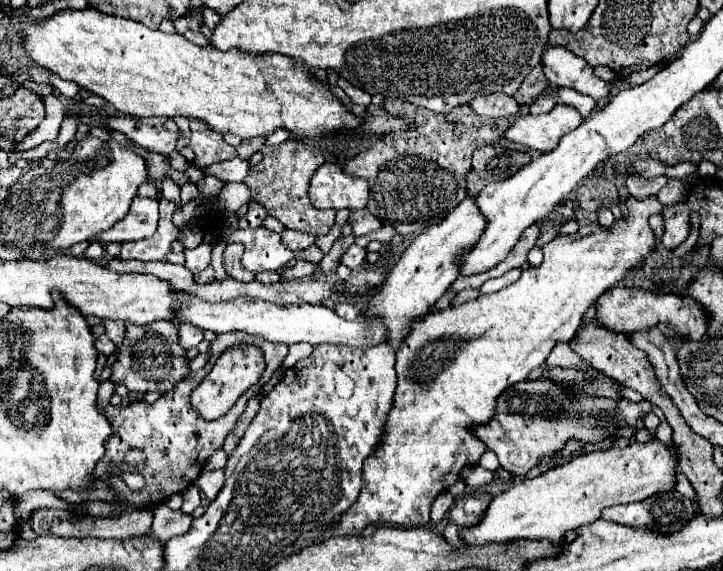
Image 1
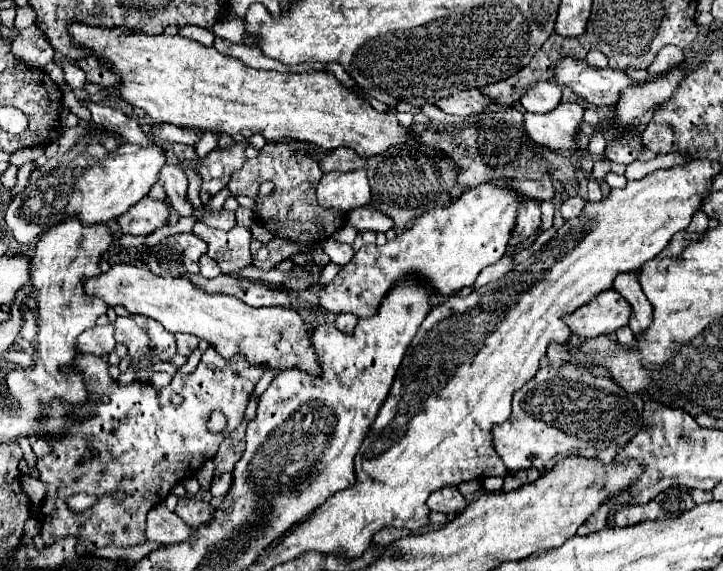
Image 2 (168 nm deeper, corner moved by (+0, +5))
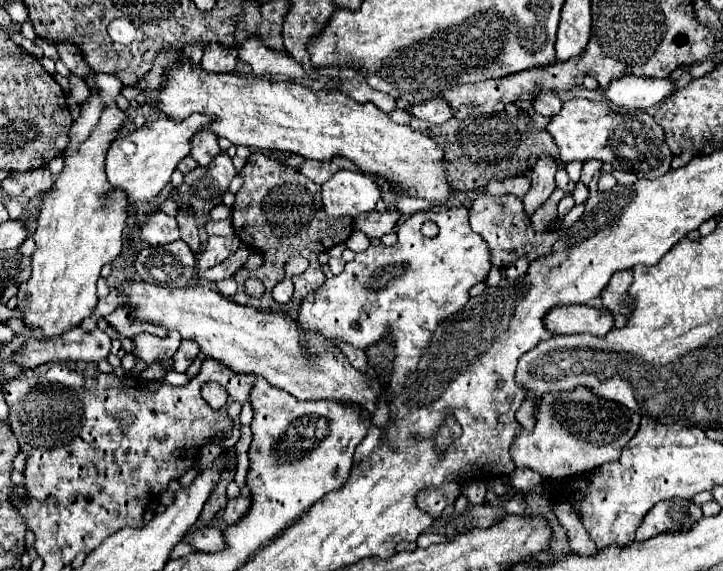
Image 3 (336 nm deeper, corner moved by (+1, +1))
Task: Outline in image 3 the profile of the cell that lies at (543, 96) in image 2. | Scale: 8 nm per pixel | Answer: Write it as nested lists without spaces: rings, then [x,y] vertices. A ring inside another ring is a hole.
[[[541,92],[535,100],[535,110],[541,116],[555,116],[557,112],[561,112],[561,106],[563,106],[563,102],[553,92]]]

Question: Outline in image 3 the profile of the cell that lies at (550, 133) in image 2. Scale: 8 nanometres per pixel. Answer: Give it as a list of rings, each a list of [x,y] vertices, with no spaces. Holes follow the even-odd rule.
[[[573,98],[567,100],[561,112],[551,118],[547,132],[555,138],[563,164],[595,158],[609,162],[615,170],[633,172],[637,178],[657,178],[671,170],[673,152],[665,144],[663,128],[645,110],[629,110],[621,114],[615,112],[607,102]]]

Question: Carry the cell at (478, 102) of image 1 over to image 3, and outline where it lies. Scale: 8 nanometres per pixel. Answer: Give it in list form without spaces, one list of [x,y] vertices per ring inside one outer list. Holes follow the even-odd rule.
[[[431,98],[431,100],[419,102],[419,104],[411,106],[409,112],[411,112],[411,116],[421,118],[431,124],[443,124],[445,120],[453,118],[453,110],[443,98]]]

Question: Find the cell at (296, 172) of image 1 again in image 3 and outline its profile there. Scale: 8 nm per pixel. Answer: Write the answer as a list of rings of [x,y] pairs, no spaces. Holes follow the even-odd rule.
[[[253,152],[251,158],[247,160],[245,168],[241,170],[241,174],[245,184],[243,188],[235,194],[235,204],[233,204],[233,230],[239,236],[239,240],[257,250],[263,258],[263,266],[255,272],[241,272],[235,274],[237,280],[237,294],[233,296],[233,302],[241,304],[241,306],[251,306],[263,312],[285,312],[285,314],[293,314],[301,300],[317,290],[323,282],[325,282],[325,274],[319,270],[319,260],[317,256],[321,252],[327,252],[331,246],[341,244],[349,238],[349,234],[353,232],[353,218],[335,218],[331,220],[321,204],[321,186],[313,184],[309,178],[305,178],[299,170],[291,168],[291,166],[283,166],[277,160],[265,156],[263,152]],[[291,254],[301,254],[309,260],[309,268],[307,272],[303,272],[301,276],[293,278],[293,298],[287,304],[277,304],[271,296],[271,290],[275,288],[277,282],[281,282],[285,278],[285,260]],[[249,276],[259,278],[267,292],[263,298],[253,300],[249,296],[245,296],[243,292],[243,284]]]

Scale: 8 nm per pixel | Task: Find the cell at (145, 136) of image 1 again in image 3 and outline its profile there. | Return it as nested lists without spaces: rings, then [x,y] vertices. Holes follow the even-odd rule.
[[[209,128],[195,134],[191,156],[193,156],[201,166],[209,166],[219,152],[221,152],[221,148],[219,148],[219,144],[217,144],[217,136],[213,136],[213,132],[209,132]]]

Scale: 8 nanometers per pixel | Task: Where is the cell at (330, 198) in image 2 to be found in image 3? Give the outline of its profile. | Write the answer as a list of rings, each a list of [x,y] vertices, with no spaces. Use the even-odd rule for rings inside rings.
[[[339,170],[333,178],[323,184],[323,208],[327,216],[351,216],[375,210],[381,198],[377,184],[361,172]]]

